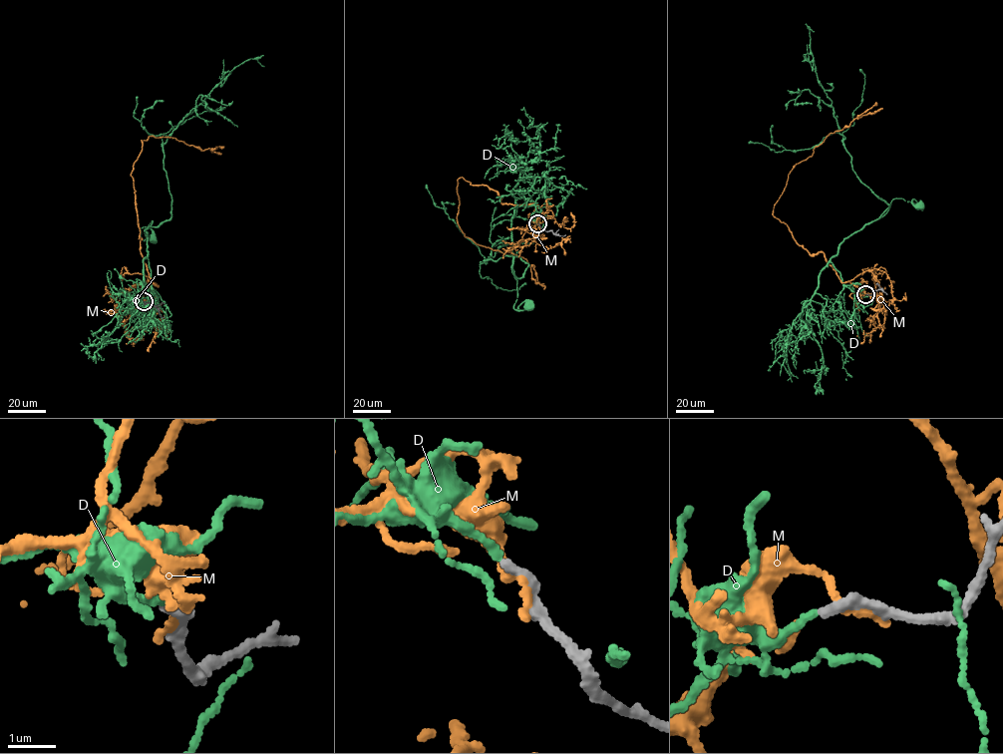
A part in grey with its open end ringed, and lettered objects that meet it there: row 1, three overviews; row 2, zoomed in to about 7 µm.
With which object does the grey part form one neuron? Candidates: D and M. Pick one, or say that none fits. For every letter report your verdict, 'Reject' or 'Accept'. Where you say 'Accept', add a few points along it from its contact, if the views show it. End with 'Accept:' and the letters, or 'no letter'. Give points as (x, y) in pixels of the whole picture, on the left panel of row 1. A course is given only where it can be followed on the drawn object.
D: Accept. Its course: (144, 301), (152, 287), (144, 230), (153, 220), (140, 229), (142, 237), (148, 227), (152, 238)
M: Reject
Accept: D

